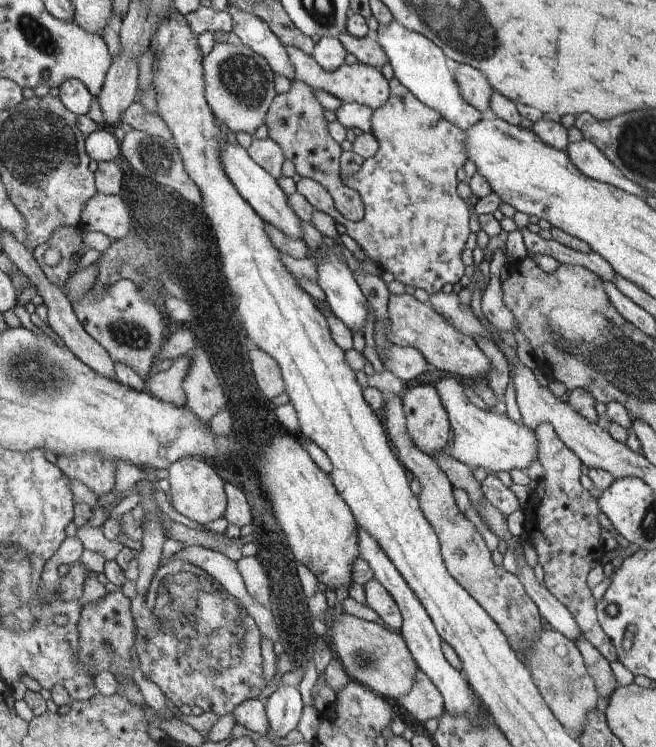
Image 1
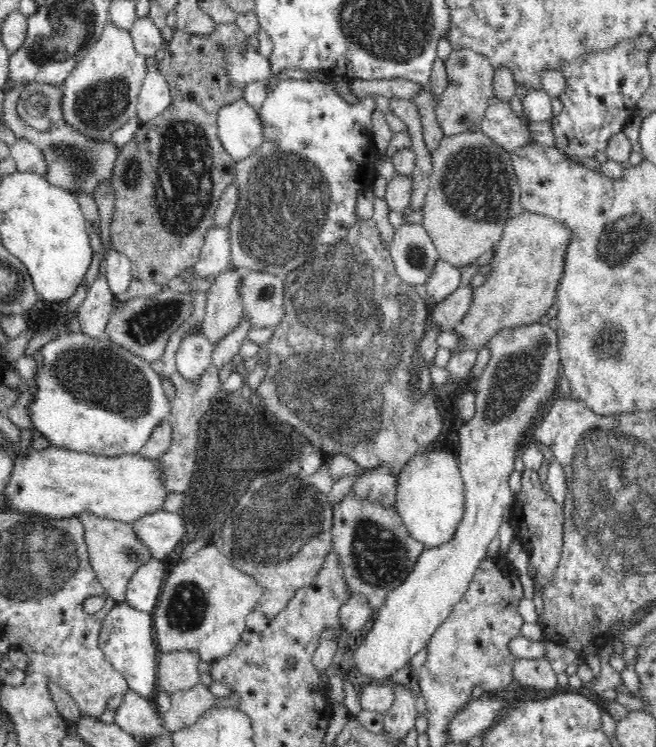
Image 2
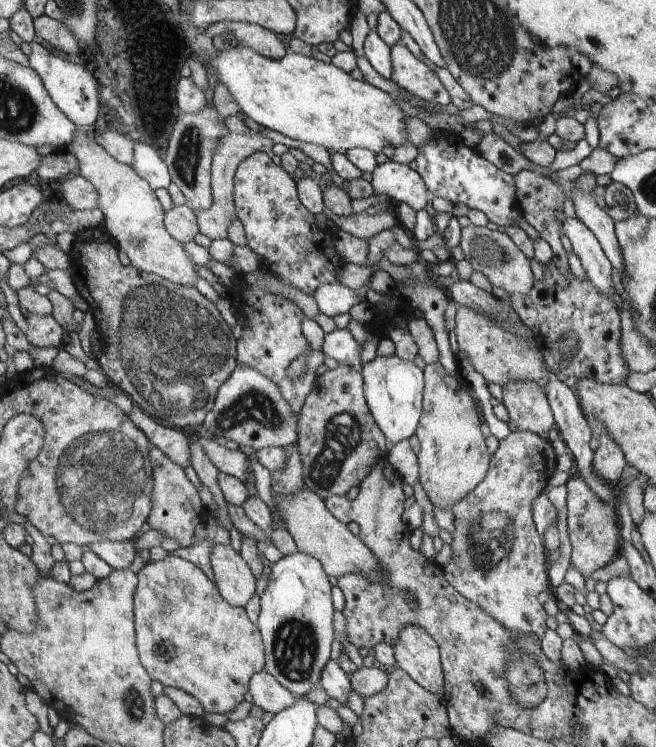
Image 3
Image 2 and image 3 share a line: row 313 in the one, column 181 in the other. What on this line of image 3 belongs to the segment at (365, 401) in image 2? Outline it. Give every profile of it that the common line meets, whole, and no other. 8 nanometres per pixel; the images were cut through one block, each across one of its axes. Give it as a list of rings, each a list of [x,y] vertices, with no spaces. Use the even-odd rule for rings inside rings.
[[[104,227],[87,228],[76,234],[69,255],[76,290],[88,303],[96,322],[100,348],[96,359],[103,374],[111,386],[131,398],[158,424],[168,428],[203,424],[223,383],[241,366],[238,358],[240,338],[236,338],[232,322],[224,318],[224,310],[220,310],[208,294],[200,294],[194,285],[178,285],[158,274],[138,271],[133,265],[122,266],[114,246],[115,240]]]

